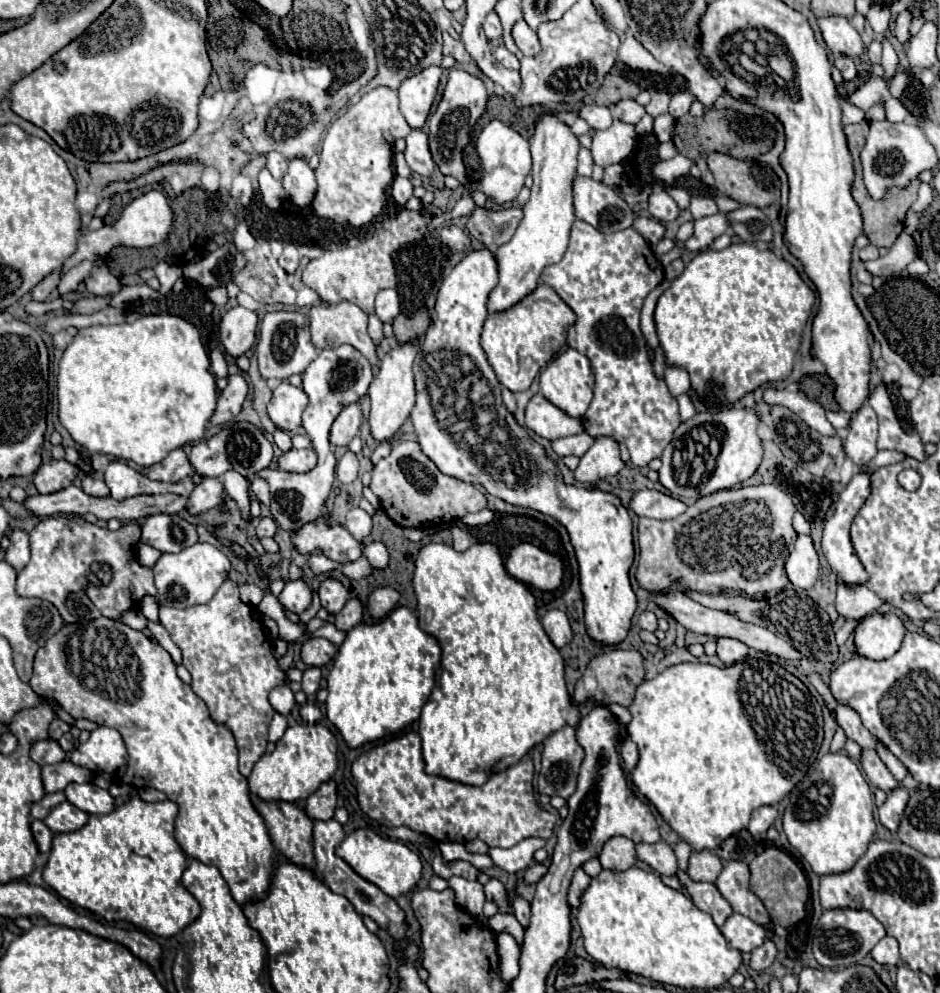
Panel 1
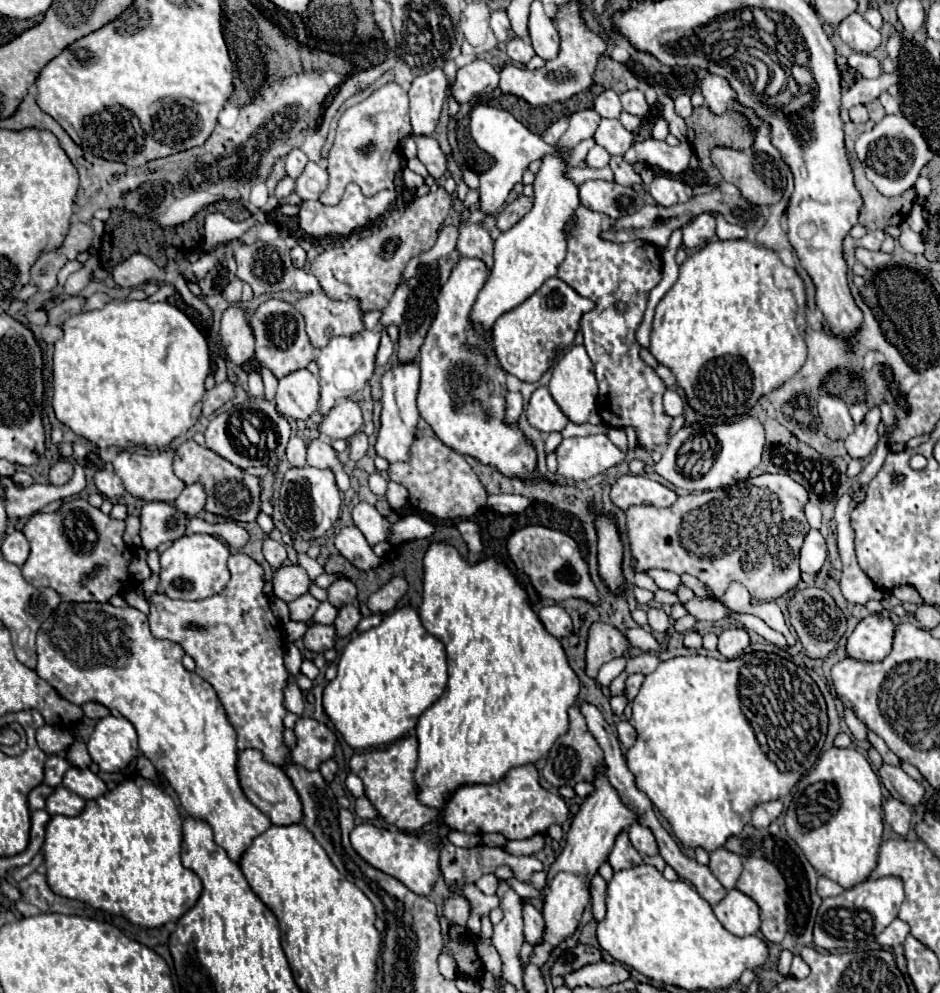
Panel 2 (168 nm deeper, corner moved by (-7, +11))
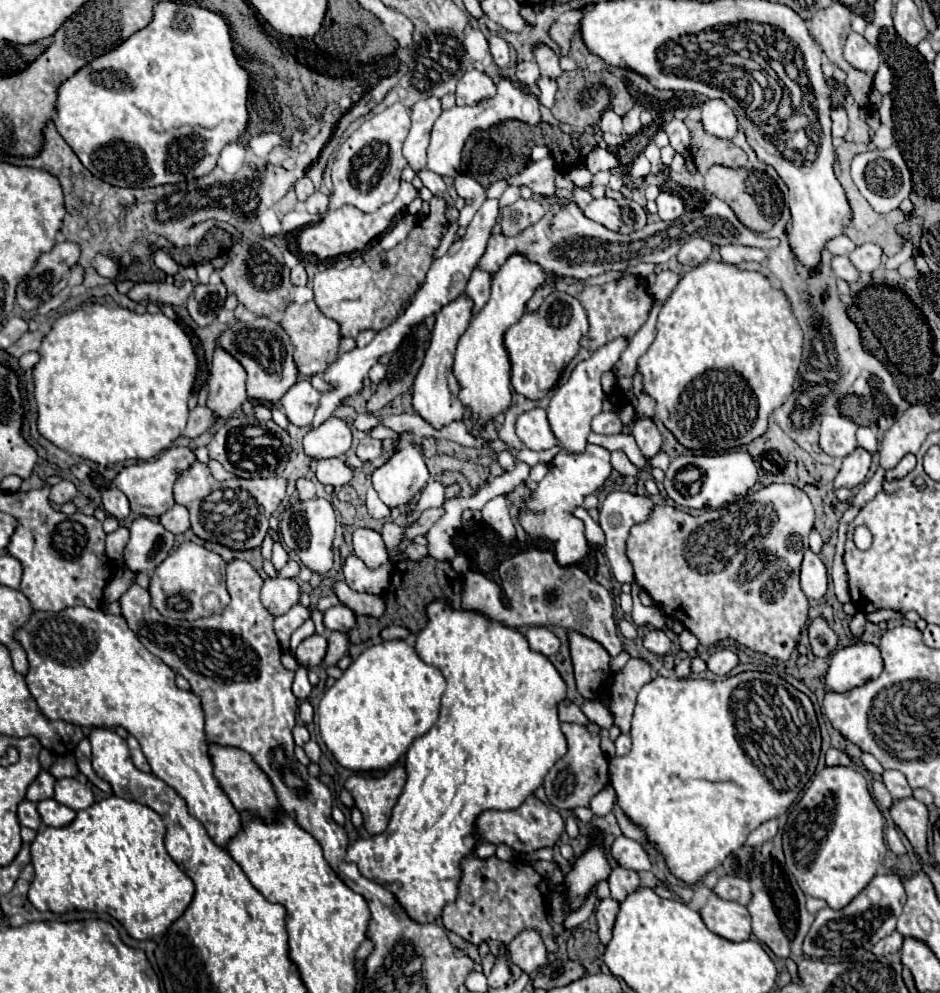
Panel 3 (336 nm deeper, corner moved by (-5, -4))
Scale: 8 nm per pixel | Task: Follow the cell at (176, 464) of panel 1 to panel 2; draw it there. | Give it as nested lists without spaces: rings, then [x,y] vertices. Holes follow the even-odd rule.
[[[194,439],[184,441],[178,449],[176,449],[176,459],[174,459],[174,471],[176,475],[186,483],[200,483],[206,491],[206,511],[220,515],[224,519],[232,519],[232,521],[256,521],[258,513],[260,513],[260,477],[254,475],[246,475],[244,471],[240,471],[236,465],[232,465],[230,461],[226,461],[224,457],[216,455],[212,449],[198,445]]]

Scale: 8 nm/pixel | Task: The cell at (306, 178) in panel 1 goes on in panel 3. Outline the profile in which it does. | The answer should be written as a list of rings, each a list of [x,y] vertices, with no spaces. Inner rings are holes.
[[[316,190],[316,192],[306,200],[306,206],[308,206],[308,212],[310,212],[310,214],[322,214],[322,212],[326,212],[326,208],[328,208],[328,194]]]

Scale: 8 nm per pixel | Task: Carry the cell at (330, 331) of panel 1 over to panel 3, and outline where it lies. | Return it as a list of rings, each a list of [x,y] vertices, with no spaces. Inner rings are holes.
[[[306,302],[306,304],[290,304],[284,312],[284,318],[282,318],[282,328],[286,328],[286,332],[290,334],[290,338],[294,340],[294,346],[296,346],[296,352],[294,352],[294,360],[298,364],[298,372],[302,376],[312,376],[312,374],[320,374],[326,370],[328,364],[332,364],[338,356],[338,348],[340,348],[340,340],[342,340],[342,334],[340,334],[340,326],[324,316],[320,312],[320,308],[316,306],[316,302]]]

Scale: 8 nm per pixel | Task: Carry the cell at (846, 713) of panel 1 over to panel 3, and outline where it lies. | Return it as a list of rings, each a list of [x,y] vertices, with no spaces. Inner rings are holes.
[[[884,770],[882,772],[882,780],[884,780],[884,784],[890,790],[894,800],[912,796],[912,788],[910,788],[910,784],[908,784],[908,780],[906,780],[906,776],[902,772],[898,772],[898,770]]]

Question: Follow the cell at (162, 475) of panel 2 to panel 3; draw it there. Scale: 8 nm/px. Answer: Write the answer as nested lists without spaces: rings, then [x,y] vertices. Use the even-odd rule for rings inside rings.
[[[172,446],[166,452],[162,452],[162,456],[156,458],[156,460],[138,462],[138,464],[130,464],[130,466],[122,468],[122,472],[114,478],[114,484],[126,494],[132,512],[148,516],[148,518],[158,518],[158,516],[162,516],[164,512],[168,512],[176,504],[174,498],[172,498],[174,480],[194,460],[196,460],[196,456],[194,456],[194,452],[190,448],[176,448],[176,446]]]

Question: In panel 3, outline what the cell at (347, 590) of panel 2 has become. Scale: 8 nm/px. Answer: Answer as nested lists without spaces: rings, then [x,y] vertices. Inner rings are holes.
[[[336,604],[332,608],[328,608],[324,612],[324,626],[328,630],[342,630],[342,632],[348,632],[356,622],[356,616],[354,612],[344,606],[344,604]]]

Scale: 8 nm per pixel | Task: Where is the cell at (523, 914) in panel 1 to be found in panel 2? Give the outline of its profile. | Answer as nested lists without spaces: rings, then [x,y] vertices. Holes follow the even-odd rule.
[[[524,903],[524,939],[530,945],[540,945],[542,935],[544,935],[544,917],[538,909],[534,909],[532,903]]]

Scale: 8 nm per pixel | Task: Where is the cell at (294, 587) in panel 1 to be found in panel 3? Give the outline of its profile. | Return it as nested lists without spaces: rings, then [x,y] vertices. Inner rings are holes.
[[[266,578],[260,594],[262,604],[274,616],[288,612],[294,604],[300,602],[300,588],[296,580],[288,578]]]

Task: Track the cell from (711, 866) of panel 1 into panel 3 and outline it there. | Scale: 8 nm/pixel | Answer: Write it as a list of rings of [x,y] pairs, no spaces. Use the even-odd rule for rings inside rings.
[[[722,874],[718,878],[718,884],[712,888],[712,892],[716,896],[720,896],[722,900],[732,900],[732,902],[738,902],[744,906],[750,902],[750,886],[746,880],[738,878],[738,876]]]

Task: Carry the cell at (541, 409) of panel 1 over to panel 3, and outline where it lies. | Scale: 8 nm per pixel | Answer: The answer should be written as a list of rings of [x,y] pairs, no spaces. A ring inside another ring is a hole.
[[[534,408],[520,414],[516,420],[516,434],[532,450],[548,450],[558,444],[548,424],[544,408]]]

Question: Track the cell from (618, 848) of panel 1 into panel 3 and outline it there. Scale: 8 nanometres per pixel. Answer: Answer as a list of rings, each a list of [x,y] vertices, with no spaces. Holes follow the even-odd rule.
[[[616,866],[608,878],[612,898],[622,902],[630,892],[634,892],[640,886],[640,878],[634,870],[628,870],[624,866]]]

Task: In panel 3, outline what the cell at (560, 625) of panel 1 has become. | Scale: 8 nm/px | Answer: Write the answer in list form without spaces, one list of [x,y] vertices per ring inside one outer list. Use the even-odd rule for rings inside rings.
[[[532,626],[526,632],[526,640],[532,650],[542,652],[544,656],[552,656],[560,650],[560,638],[554,632],[550,632],[546,626]]]

